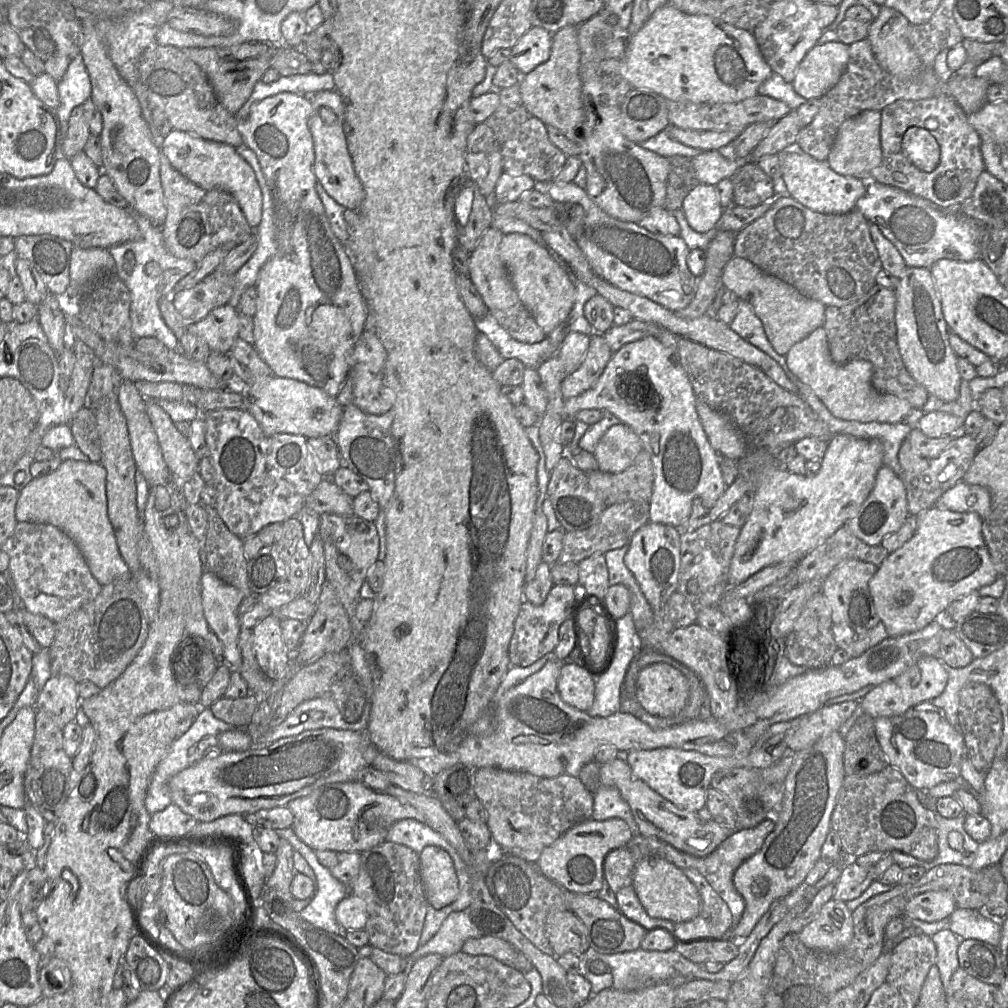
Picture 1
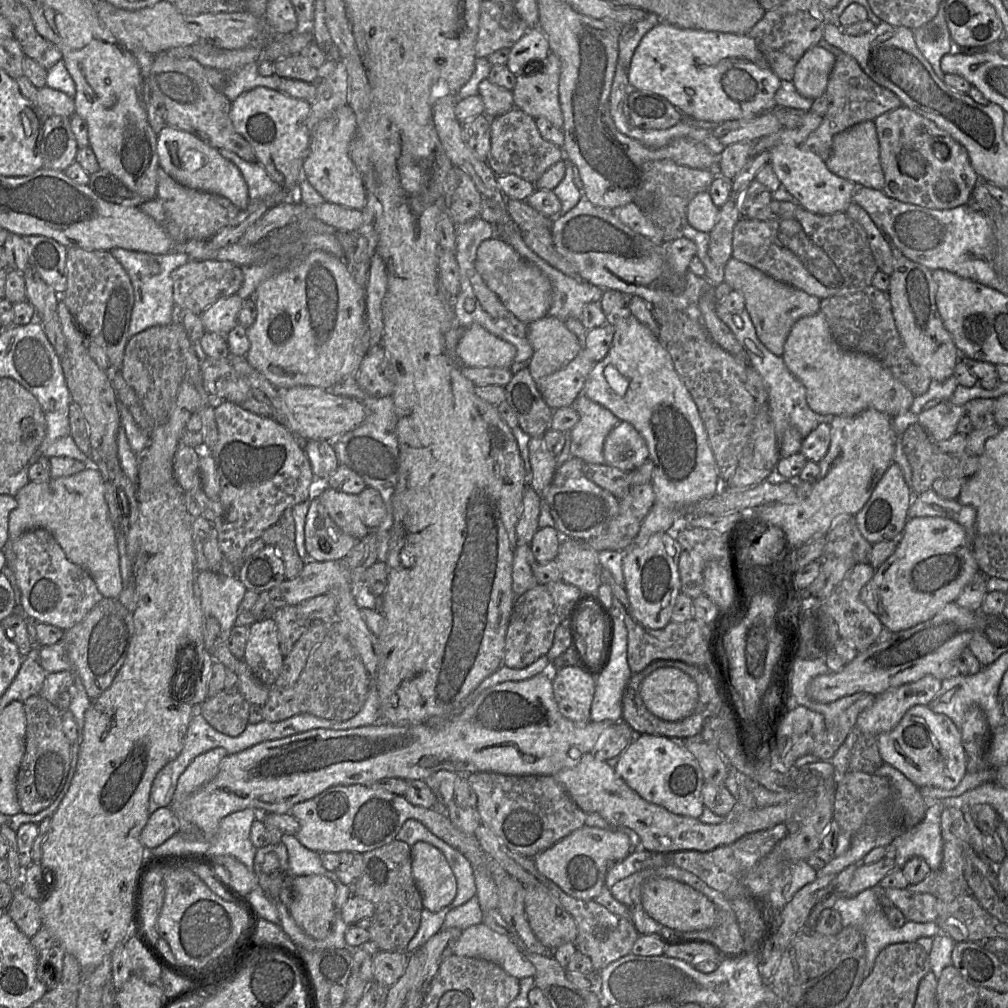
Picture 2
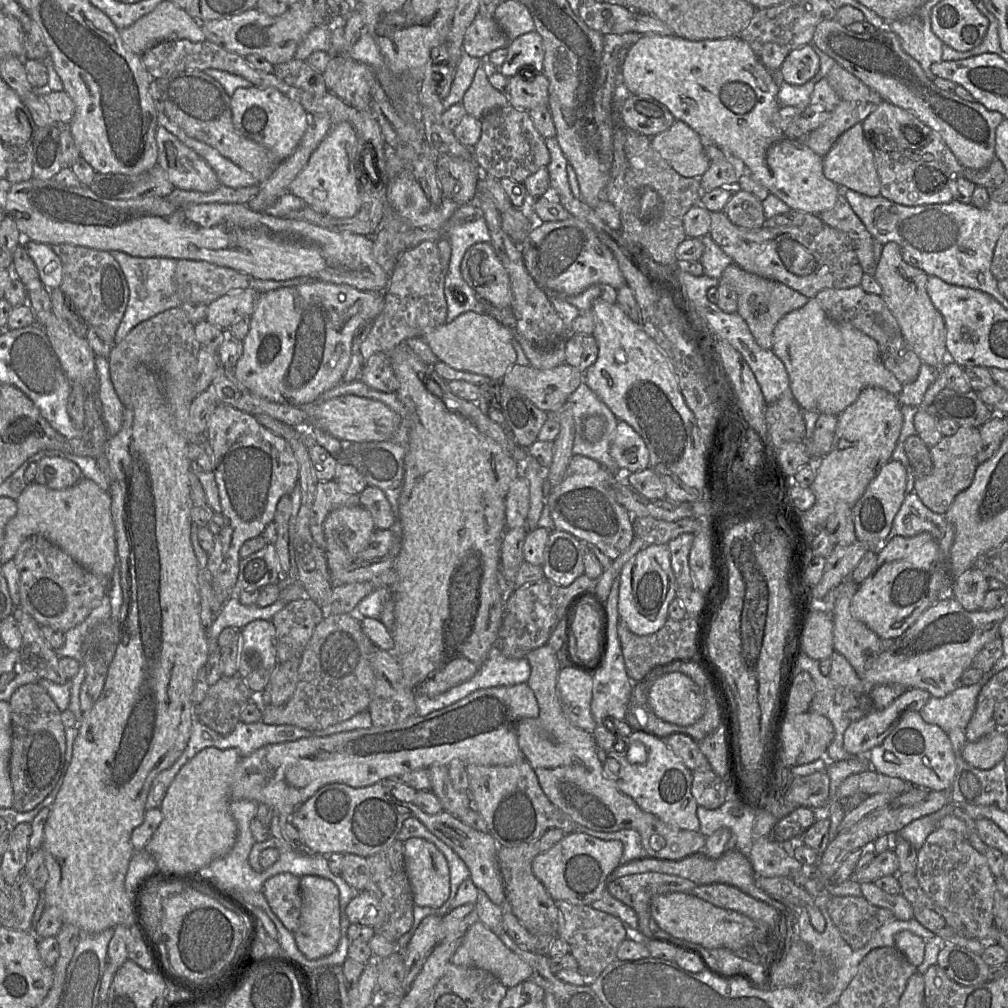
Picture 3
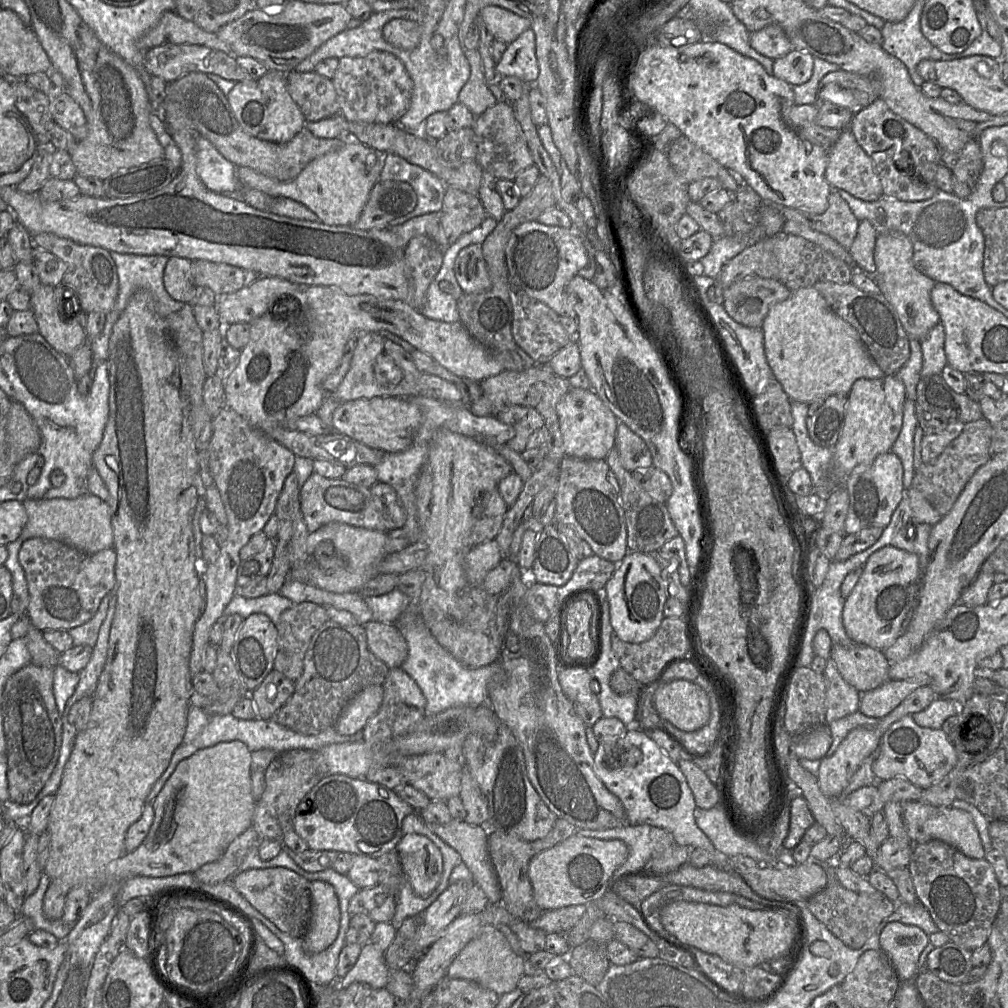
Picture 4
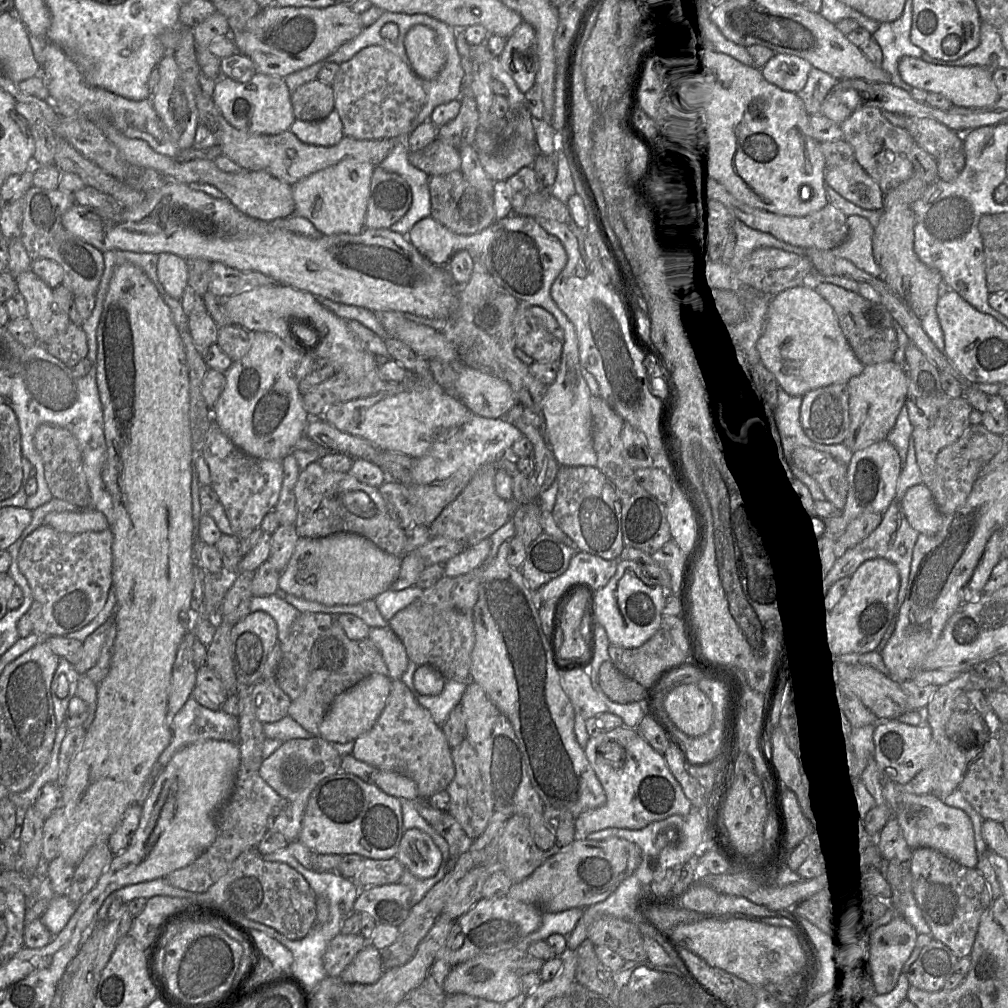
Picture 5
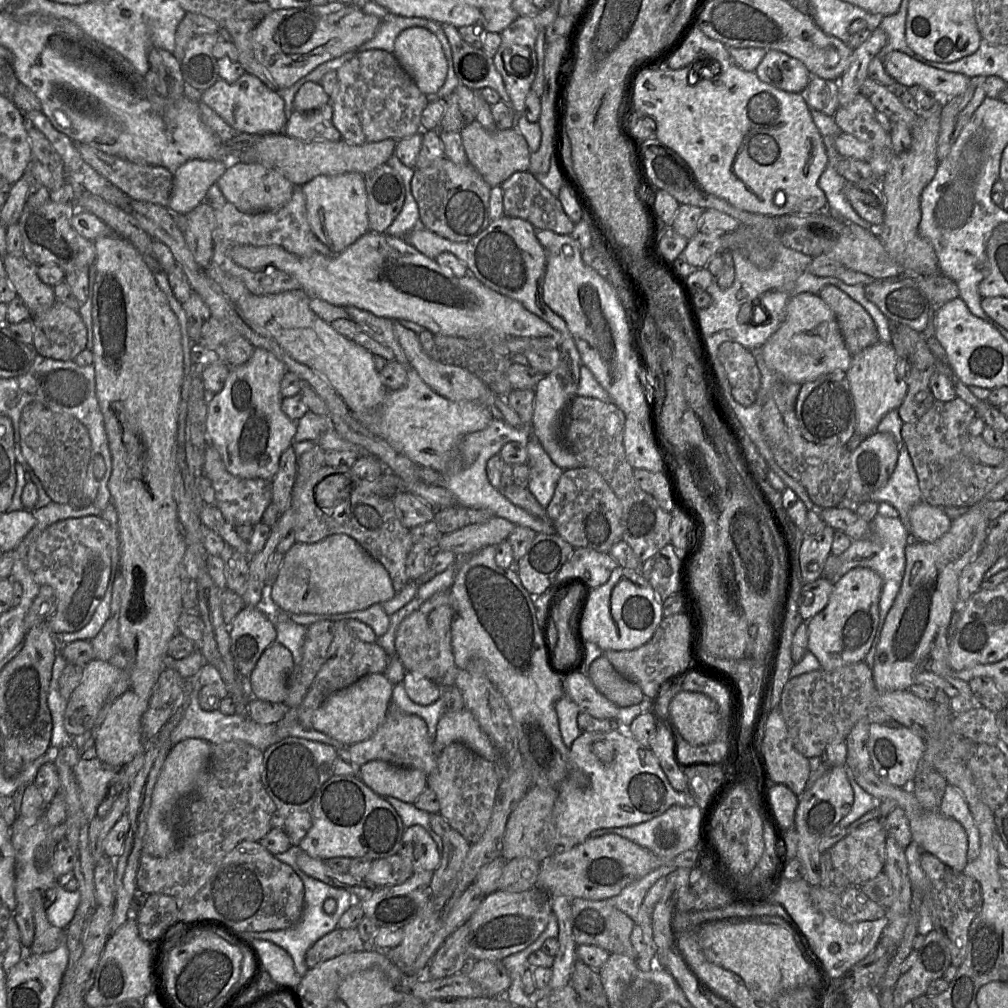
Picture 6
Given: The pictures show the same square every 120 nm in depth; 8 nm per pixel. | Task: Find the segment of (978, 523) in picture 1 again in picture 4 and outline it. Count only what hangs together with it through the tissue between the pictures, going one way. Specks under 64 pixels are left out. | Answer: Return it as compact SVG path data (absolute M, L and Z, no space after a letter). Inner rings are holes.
M884 546L869 556L855 587L845 598L842 622L848 637L857 644L884 650L899 637L902 622L918 600L922 569L914 553Z

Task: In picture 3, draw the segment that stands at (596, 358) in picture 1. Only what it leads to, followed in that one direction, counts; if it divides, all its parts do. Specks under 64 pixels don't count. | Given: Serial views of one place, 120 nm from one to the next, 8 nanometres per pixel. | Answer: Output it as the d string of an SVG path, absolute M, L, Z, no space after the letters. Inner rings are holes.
M567 363L550 369L514 364L500 380L545 412L559 410L582 382L583 373Z

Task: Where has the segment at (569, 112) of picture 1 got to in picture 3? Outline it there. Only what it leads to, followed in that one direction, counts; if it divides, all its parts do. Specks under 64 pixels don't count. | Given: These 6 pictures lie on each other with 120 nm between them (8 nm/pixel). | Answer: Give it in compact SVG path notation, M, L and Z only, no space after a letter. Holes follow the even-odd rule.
M521 73L509 78L508 101L516 109L530 111L538 106L549 104L549 80L543 74L525 79Z

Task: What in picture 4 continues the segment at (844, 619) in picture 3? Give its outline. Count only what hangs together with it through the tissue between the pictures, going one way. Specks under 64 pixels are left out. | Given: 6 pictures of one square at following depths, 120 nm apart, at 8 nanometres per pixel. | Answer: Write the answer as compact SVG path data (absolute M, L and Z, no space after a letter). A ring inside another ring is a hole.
M832 644L829 658L835 662L843 679L860 693L873 690L890 680L888 676L889 661L881 650L870 646Z

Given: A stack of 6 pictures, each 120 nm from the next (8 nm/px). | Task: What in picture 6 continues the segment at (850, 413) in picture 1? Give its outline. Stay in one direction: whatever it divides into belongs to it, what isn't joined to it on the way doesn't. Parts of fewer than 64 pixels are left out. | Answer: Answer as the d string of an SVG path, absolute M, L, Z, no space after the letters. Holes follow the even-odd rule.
M808 292L789 300L784 322L764 343L762 353L766 365L781 380L798 384L814 381L835 370L847 372L852 362L834 312L819 295Z

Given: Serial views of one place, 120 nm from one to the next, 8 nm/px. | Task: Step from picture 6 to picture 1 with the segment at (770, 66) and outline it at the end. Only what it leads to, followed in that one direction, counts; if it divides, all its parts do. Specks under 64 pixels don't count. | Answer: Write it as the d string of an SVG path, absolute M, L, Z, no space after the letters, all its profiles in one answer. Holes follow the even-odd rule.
M840 41L816 44L796 70L795 92L807 101L820 99L838 82L848 60L848 45Z

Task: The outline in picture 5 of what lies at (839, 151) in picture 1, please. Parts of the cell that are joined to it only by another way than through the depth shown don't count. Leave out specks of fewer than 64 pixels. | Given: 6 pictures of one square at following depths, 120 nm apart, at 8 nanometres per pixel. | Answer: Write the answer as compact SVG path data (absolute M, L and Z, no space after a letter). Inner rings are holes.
M856 159L828 167L825 182L843 198L863 209L882 210L884 207L884 192Z

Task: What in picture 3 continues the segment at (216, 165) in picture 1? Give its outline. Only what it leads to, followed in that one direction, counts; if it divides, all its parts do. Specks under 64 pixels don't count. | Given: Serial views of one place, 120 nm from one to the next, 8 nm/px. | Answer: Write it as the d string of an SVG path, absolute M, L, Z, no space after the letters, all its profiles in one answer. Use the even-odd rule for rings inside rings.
M158 125L156 133L158 164L167 172L176 189L211 192L221 186L212 167L194 150L184 145L175 135Z

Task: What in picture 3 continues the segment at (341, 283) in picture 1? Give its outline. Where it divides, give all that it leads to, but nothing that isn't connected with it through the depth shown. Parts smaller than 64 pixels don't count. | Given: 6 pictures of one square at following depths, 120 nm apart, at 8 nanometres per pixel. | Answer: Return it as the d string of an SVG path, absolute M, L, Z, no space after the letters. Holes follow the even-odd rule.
M238 88L231 98L234 128L243 136L265 147L280 163L290 157L308 128L311 116L300 103L274 88ZM314 280L302 285L267 291L260 295L254 312L251 315L250 331L243 340L243 354L233 368L235 377L251 393L272 402L293 406L302 406L311 403L322 393L342 382L343 376L350 363L352 341L355 332L364 324L373 322L383 309L383 293L360 291L346 284L333 284Z

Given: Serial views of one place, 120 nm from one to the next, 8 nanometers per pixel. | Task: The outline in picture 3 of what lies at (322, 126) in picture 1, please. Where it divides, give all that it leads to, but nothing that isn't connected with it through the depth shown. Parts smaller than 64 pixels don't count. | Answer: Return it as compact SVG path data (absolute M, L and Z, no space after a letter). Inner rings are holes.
M351 123L336 124L314 151L304 169L289 186L289 193L302 198L315 211L335 218L351 218L360 210L359 138Z

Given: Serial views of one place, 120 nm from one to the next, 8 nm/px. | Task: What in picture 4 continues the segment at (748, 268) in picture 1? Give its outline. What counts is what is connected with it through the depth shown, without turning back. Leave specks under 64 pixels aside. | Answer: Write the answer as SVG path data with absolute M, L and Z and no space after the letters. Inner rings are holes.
M752 276L725 289L722 305L737 323L761 328L771 307L787 300L791 294L792 291L777 279Z

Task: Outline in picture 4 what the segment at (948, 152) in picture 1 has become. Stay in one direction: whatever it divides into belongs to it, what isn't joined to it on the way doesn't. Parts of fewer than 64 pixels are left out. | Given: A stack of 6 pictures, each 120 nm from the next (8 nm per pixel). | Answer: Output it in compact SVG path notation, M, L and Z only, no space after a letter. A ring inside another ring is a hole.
M881 98L854 114L848 128L872 159L885 197L917 202L930 199L939 191L935 176L943 165L942 149L921 129L894 113Z

